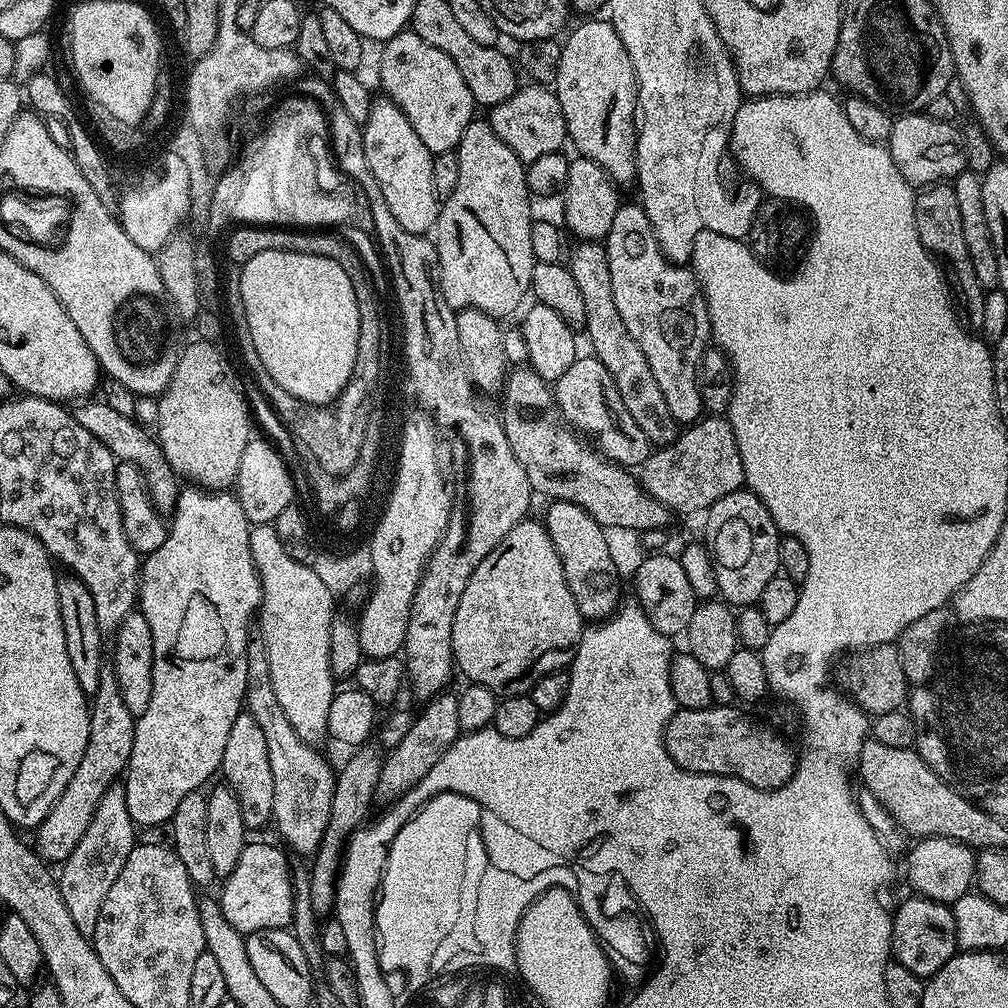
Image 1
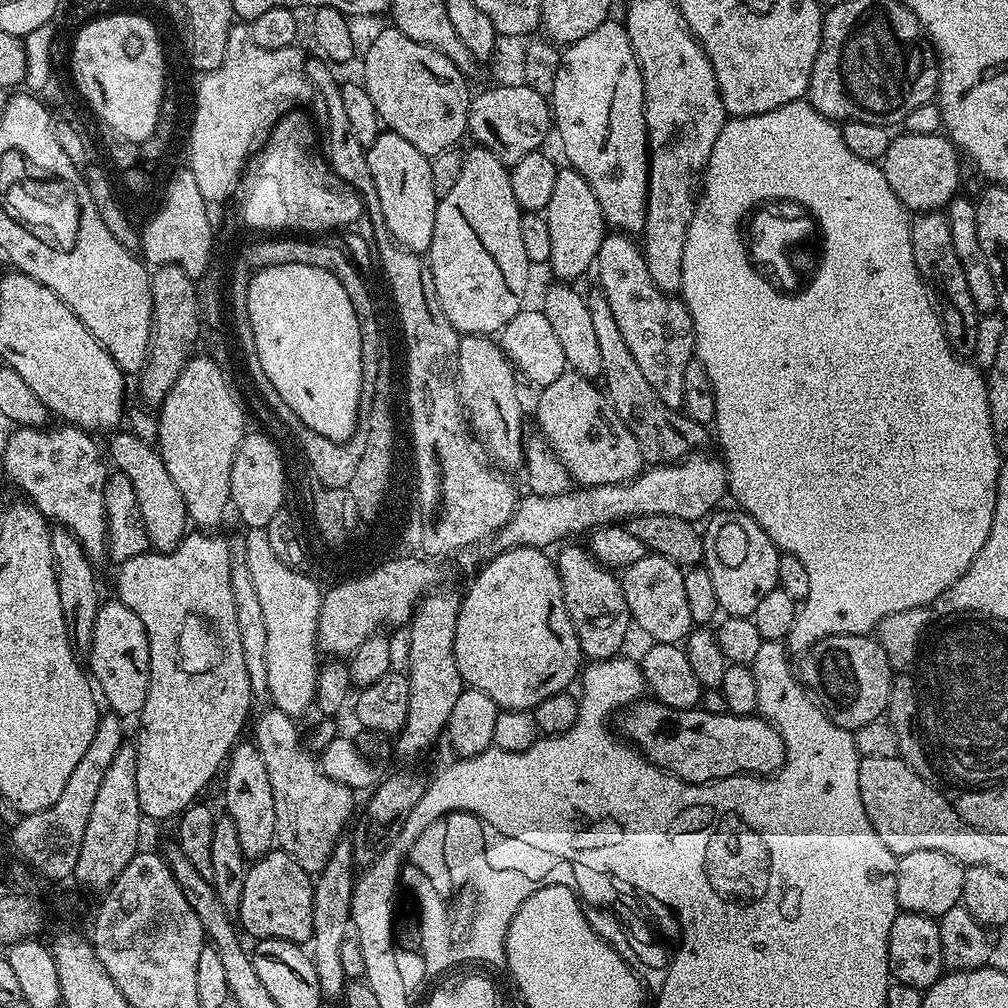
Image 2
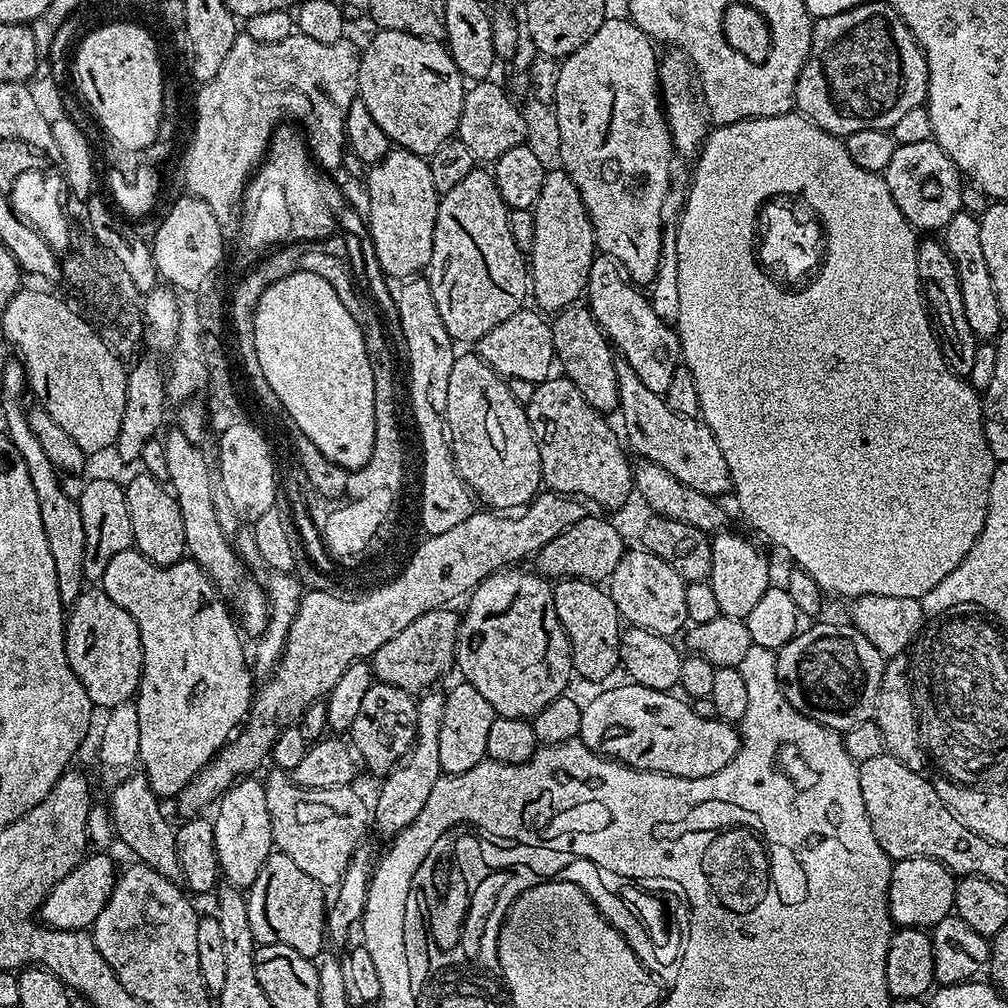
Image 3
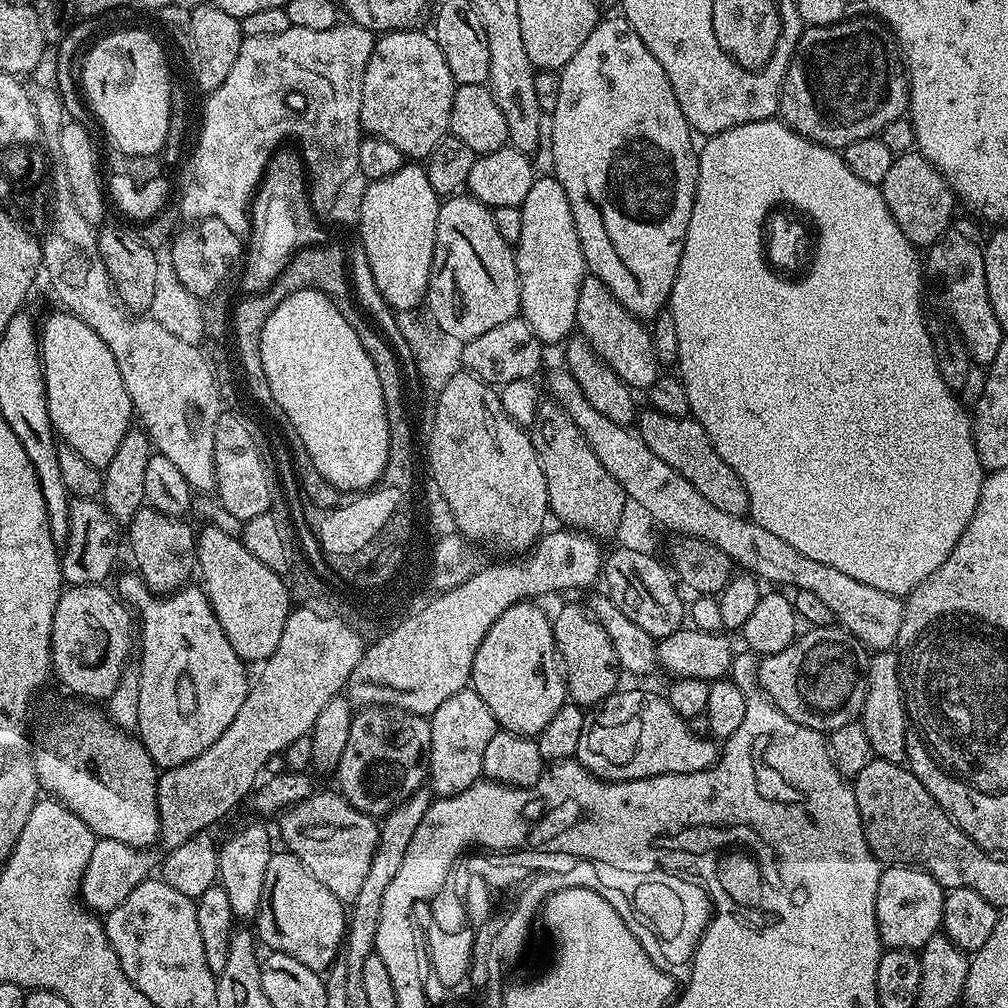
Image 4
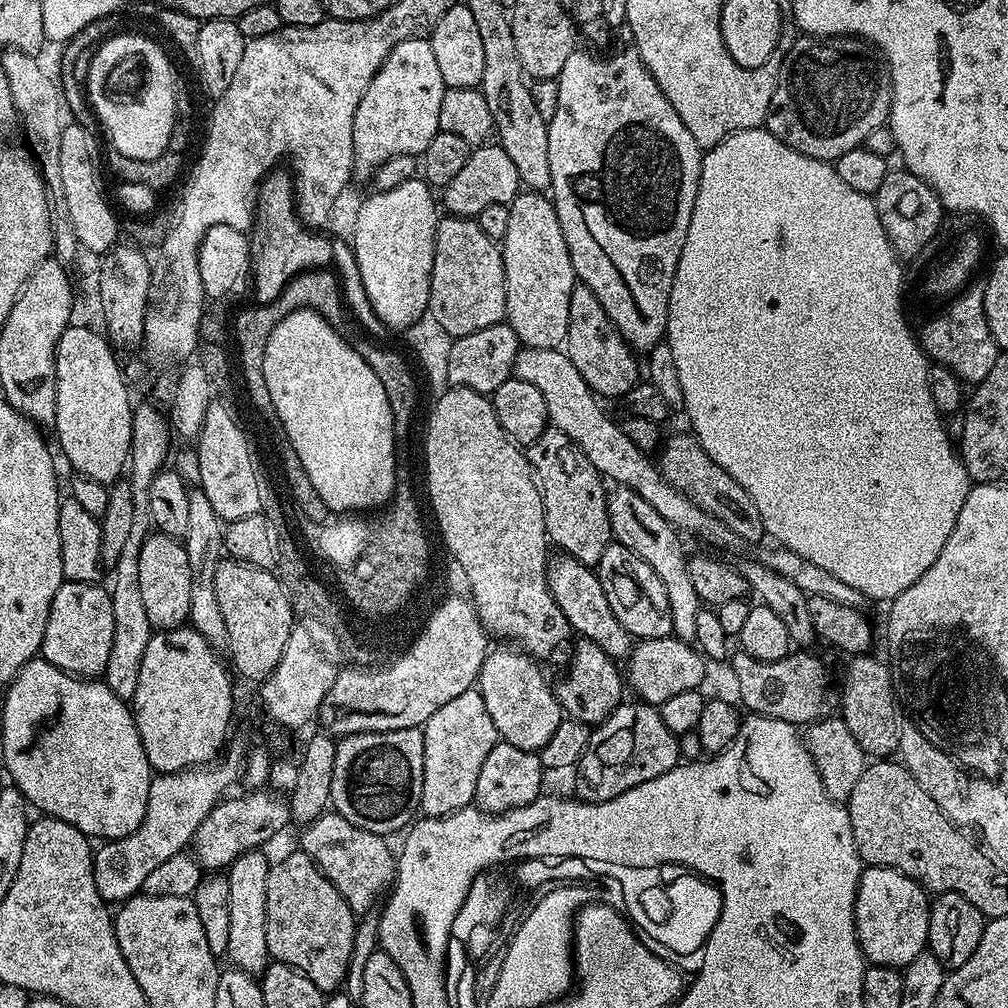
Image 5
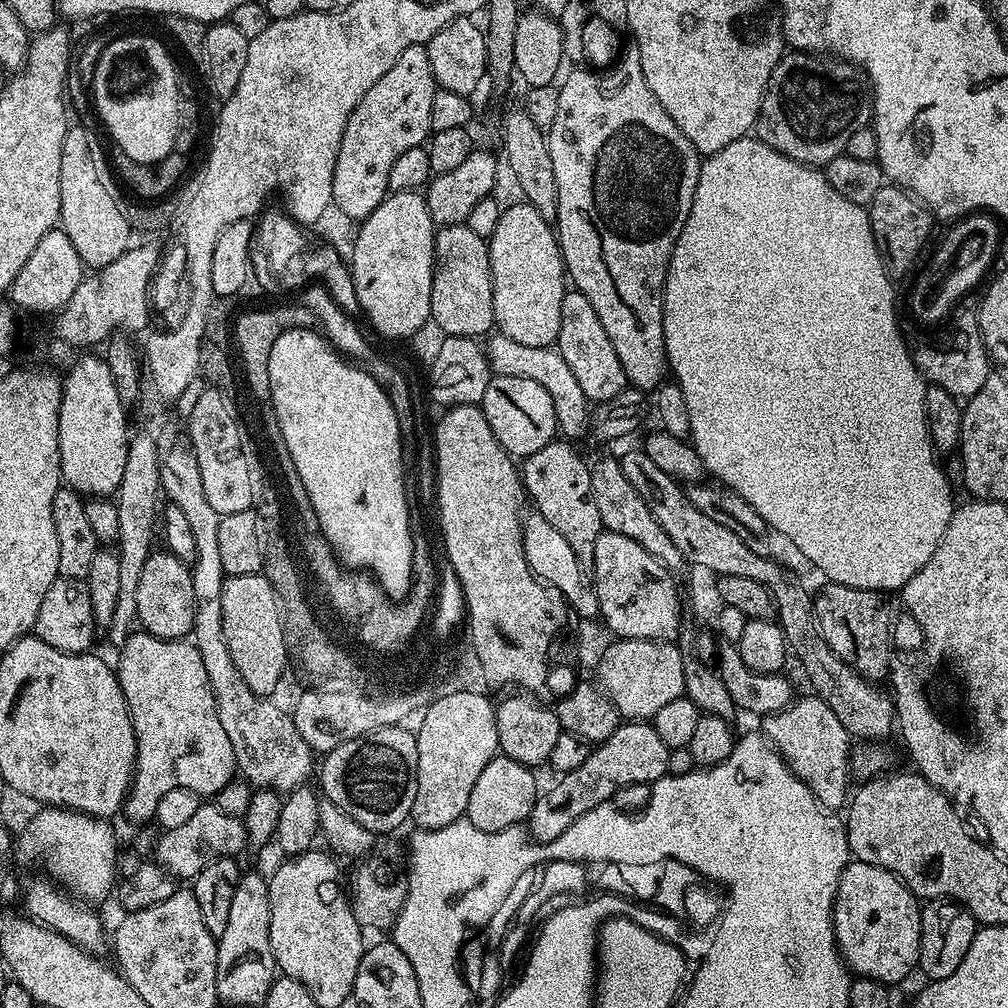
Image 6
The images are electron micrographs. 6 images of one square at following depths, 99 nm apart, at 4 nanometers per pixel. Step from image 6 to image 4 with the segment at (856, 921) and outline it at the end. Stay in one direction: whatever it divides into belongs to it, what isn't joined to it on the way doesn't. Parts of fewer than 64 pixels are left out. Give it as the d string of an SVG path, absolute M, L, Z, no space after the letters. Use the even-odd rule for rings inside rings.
M888 866L881 871L878 882L878 894L876 895L876 922L880 943L885 949L890 948L911 948L919 950L923 948L930 938L941 931L944 919L944 898L946 890L933 876L911 866Z

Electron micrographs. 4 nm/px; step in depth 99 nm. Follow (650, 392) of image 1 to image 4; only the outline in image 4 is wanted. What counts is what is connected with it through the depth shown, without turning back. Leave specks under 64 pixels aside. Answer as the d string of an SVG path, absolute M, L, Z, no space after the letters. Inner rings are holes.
M651 410L641 411L638 416L638 435L646 446L650 446L650 450L654 450L654 454L658 454L658 458L662 458L662 462L666 462L666 466L670 466L670 470L678 470L678 474L682 474L682 478L686 478L686 482L690 482L690 486L694 486L694 490L706 498L706 502L718 506L718 510L726 510L726 514L749 515L746 486L742 486L738 474L734 474L734 470L722 462L706 430L696 420L667 416Z

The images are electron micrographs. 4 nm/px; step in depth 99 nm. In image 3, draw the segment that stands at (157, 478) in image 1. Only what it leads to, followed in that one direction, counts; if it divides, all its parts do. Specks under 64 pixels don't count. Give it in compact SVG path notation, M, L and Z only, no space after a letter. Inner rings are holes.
M147 474L139 475L132 481L127 481L124 490L130 510L130 526L134 526L132 542L135 551L142 553L155 564L177 564L186 556L182 534L182 510L175 495L161 481Z

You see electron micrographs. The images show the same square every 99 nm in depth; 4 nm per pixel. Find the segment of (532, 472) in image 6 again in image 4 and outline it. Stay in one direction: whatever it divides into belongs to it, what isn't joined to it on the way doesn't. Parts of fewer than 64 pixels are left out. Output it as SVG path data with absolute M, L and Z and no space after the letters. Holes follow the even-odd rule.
M555 402L540 403L530 425L530 435L546 478L549 513L557 516L565 528L586 532L601 542L612 540L629 507L628 495L618 482L614 482L610 470L598 462L598 456L590 450L586 438L578 426L574 426L566 410L559 408Z

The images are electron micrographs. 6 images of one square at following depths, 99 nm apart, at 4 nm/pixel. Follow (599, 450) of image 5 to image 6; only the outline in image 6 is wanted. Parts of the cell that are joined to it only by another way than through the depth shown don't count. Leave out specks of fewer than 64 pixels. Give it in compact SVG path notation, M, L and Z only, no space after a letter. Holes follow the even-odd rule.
M492 334L487 337L486 351L493 376L530 378L530 382L538 382L538 386L542 386L542 390L550 394L554 402L556 427L565 437L573 438L572 436L580 436L584 431L589 431L590 401L586 394L582 394L582 386L578 386L570 366L566 366L566 358L562 358L562 354L555 347L522 346L522 342L514 342L514 338Z

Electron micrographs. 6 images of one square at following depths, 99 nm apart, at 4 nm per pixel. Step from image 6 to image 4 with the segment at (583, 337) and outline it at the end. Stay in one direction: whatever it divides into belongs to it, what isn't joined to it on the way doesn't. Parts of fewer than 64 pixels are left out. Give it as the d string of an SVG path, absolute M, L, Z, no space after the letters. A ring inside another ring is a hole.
M591 274L585 275L578 290L578 310L576 311L576 328L579 335L610 366L614 372L633 390L647 390L652 387L657 376L661 375L661 365L657 363L652 333L637 318L632 316L620 302L610 294L610 290L600 279Z

